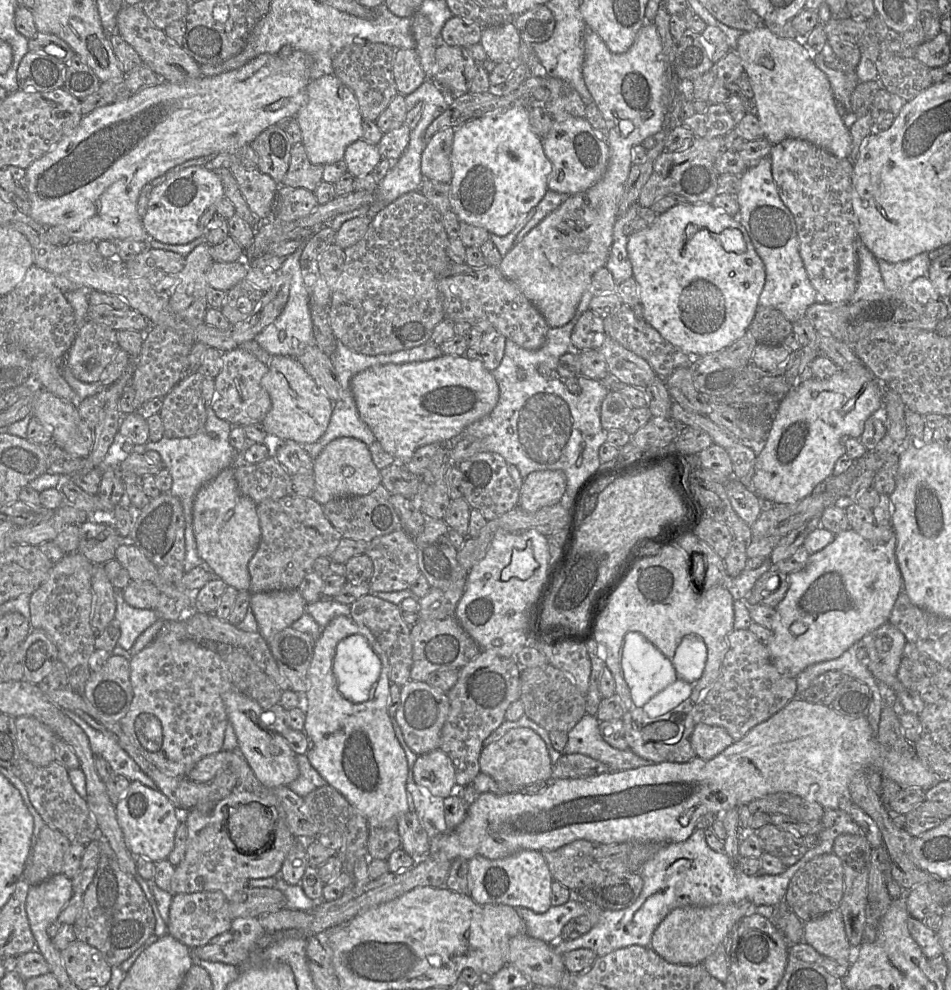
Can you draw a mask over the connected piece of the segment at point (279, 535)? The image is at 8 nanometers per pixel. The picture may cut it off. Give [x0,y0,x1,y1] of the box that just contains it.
[248,495,342,594]

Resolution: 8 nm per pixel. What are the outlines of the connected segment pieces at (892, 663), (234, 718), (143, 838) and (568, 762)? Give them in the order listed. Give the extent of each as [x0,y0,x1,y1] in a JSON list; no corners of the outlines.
[[862,623,905,690],[223,688,299,788],[116,781,184,862],[552,753,611,780]]

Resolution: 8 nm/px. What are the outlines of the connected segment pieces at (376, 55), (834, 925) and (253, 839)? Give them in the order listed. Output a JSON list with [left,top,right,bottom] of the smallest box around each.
[[332,41,399,122],[804,909,851,965],[229,803,277,851]]

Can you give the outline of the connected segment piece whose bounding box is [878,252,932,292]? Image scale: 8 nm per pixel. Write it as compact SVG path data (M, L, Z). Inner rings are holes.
M922 252L908 260L896 263L878 259L883 281L892 292L909 290L915 279L921 276L928 277L931 262L928 252Z

